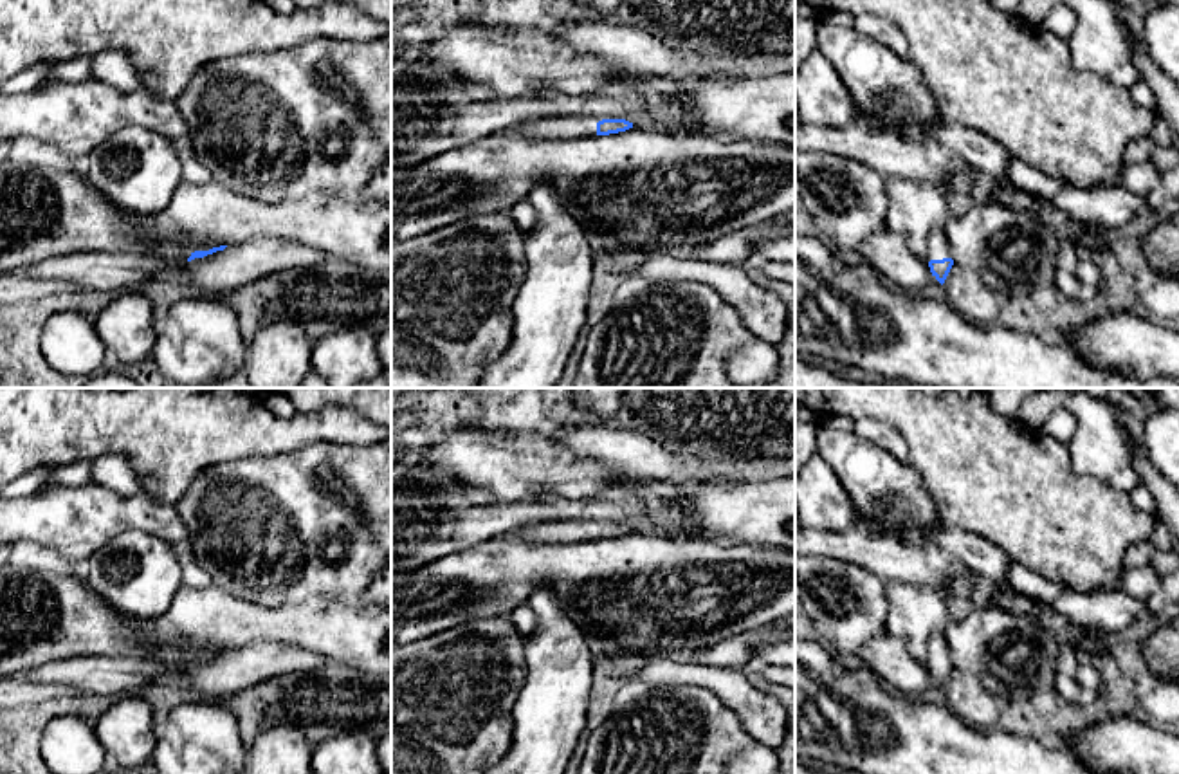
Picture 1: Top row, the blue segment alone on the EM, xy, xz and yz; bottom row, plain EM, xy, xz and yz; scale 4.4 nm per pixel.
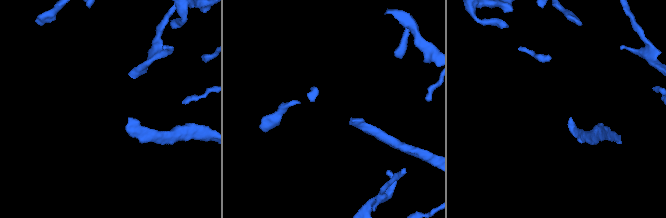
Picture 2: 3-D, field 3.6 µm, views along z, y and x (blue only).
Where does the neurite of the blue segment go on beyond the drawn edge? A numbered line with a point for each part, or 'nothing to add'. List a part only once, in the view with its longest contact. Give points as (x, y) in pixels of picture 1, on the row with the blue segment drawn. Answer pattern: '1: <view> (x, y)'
1: yz (938, 244)

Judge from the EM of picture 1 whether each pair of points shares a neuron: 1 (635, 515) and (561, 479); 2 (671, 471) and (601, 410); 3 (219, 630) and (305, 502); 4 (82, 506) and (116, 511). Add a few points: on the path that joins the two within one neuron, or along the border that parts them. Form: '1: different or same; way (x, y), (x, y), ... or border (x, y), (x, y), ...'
1: different; border (552, 495), (594, 497), (610, 486), (639, 495)
2: different; border (594, 419), (606, 423)
3: different; border (213, 581), (238, 598), (282, 607)
4: same; way (91, 511), (107, 511)

